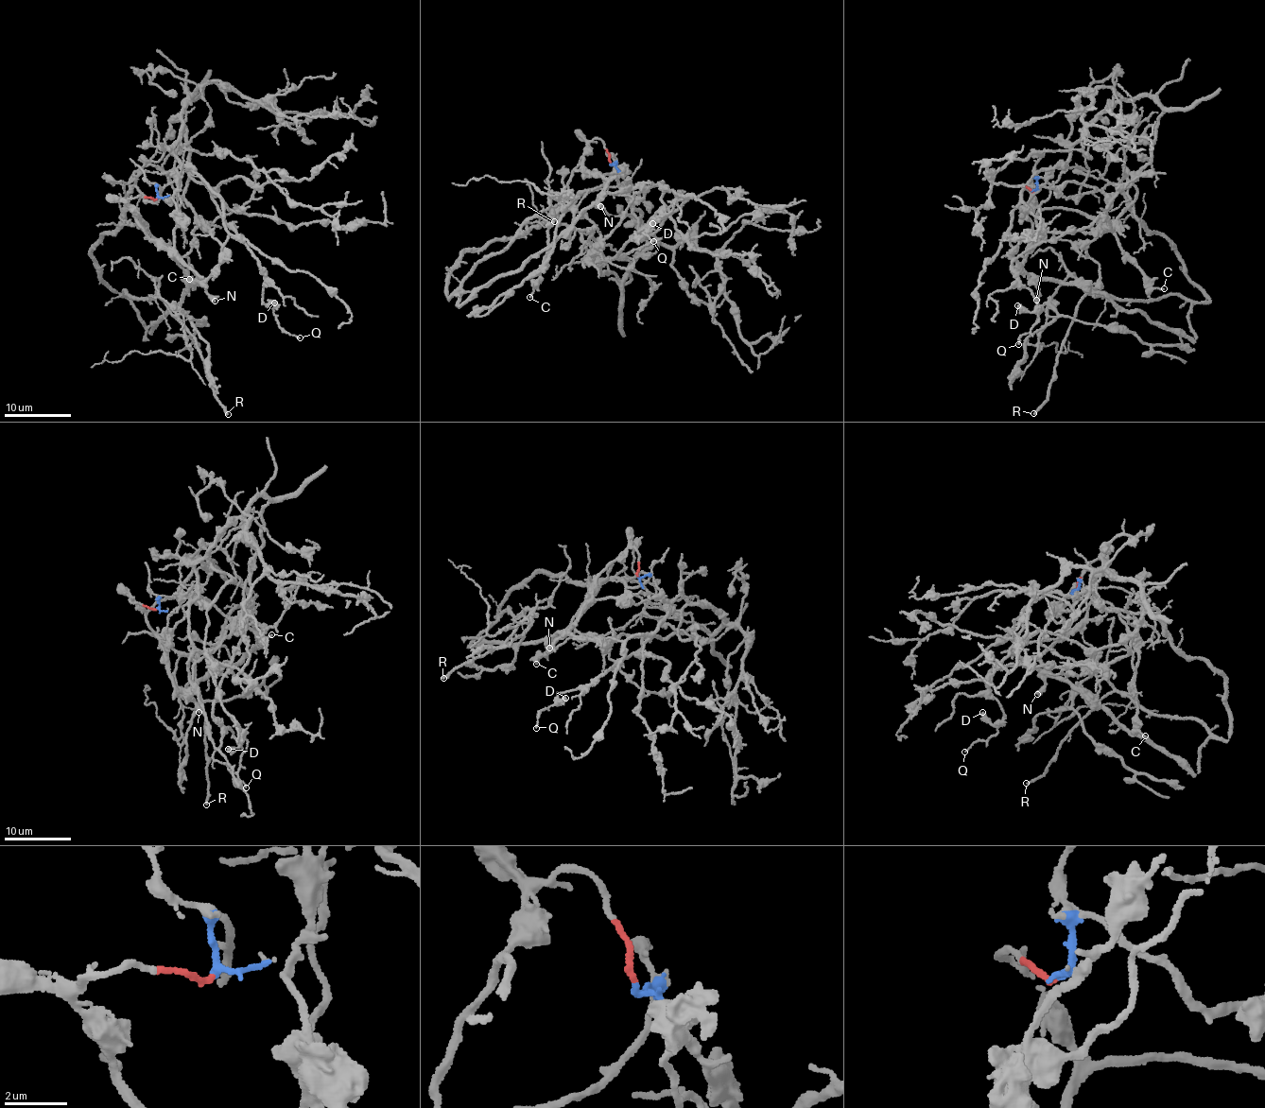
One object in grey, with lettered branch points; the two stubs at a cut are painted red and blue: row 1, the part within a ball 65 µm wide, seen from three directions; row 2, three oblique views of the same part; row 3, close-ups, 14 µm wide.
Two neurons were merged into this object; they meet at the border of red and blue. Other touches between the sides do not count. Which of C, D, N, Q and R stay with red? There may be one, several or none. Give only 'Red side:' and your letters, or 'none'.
Red side: C, N

